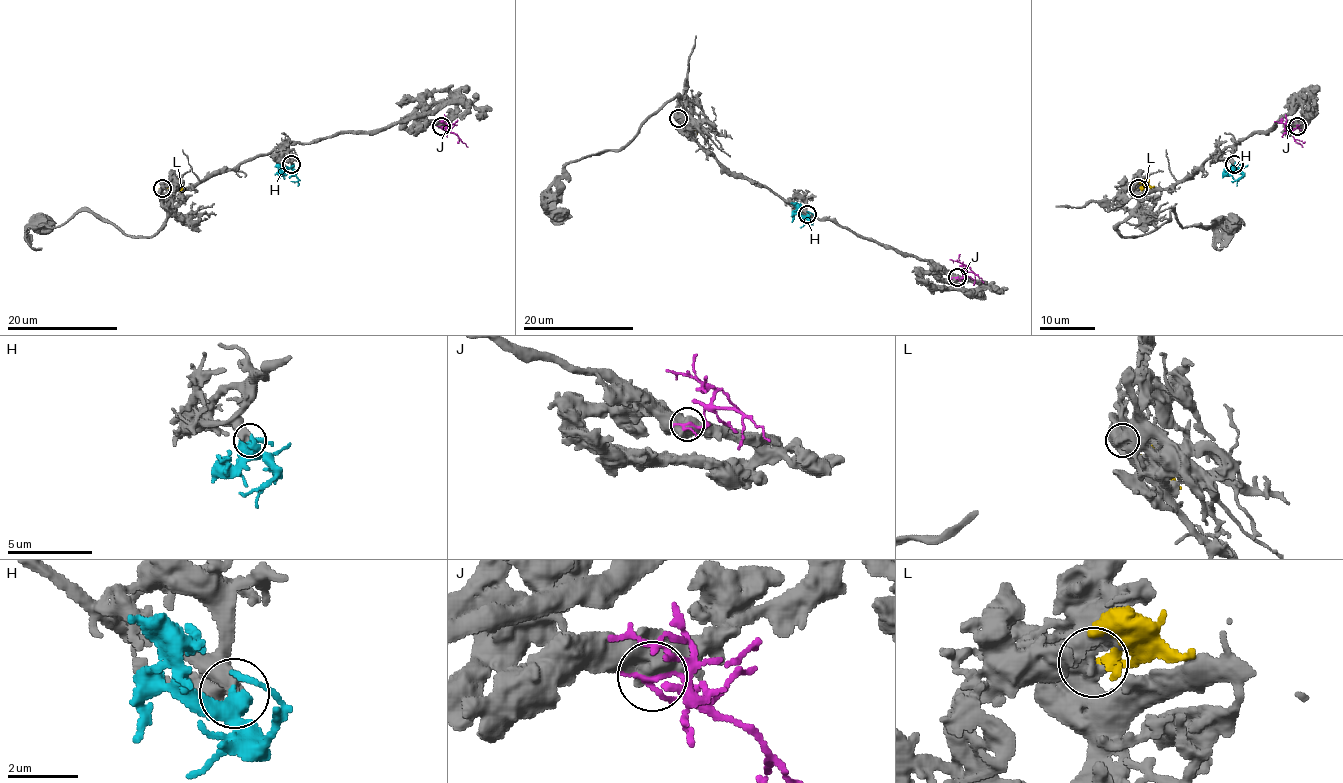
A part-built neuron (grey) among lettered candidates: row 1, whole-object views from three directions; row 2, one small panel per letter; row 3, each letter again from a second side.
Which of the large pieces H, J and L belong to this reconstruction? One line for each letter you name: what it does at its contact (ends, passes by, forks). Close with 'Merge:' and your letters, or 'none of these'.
H: it passes by
Merge: H

